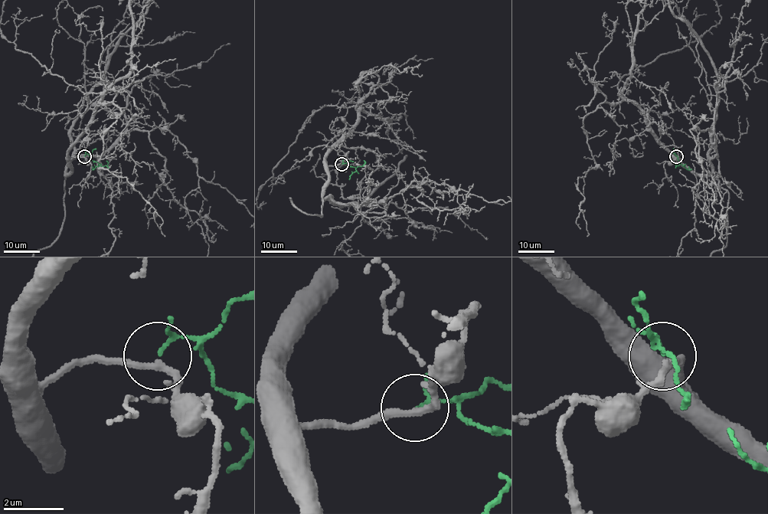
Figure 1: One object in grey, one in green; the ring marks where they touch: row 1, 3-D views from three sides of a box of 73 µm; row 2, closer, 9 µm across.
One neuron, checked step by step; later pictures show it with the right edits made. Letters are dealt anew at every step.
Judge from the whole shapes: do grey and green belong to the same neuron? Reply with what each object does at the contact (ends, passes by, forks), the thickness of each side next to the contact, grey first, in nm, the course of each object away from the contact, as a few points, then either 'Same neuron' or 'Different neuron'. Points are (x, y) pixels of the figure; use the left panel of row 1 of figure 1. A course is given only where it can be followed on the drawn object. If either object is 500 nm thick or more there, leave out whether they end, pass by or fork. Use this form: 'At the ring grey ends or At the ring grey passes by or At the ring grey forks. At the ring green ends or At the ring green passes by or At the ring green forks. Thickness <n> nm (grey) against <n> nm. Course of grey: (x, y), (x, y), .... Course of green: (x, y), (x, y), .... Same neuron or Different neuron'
At the ring grey passes by. At the ring green passes by. Thickness 240 nm (grey) against 90 nm. Course of grey: (84, 156), (70, 160), (65, 176), (60, 235), (36, 250). Course of green: (84, 156), (87, 153), (91, 160), (102, 166), (107, 165), (106, 161). Same neuron

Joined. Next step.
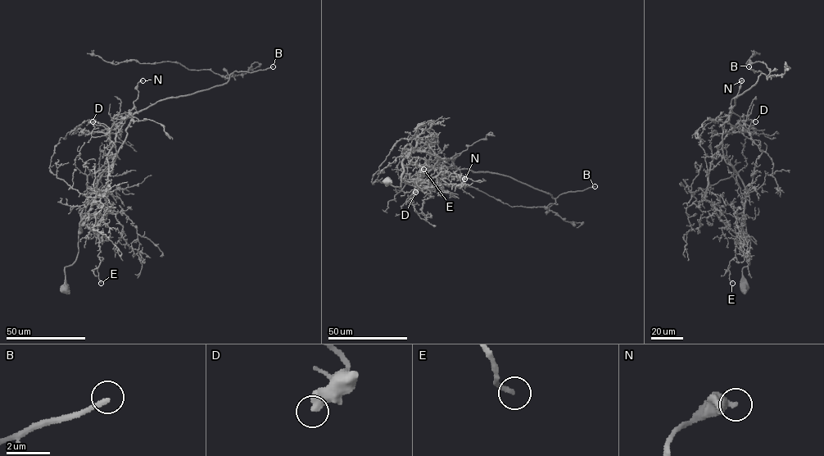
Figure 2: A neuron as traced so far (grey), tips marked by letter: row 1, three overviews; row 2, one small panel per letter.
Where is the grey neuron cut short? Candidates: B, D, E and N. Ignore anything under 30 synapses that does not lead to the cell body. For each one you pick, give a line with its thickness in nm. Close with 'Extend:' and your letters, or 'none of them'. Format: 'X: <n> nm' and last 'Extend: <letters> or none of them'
B: 280 nm
Extend: B

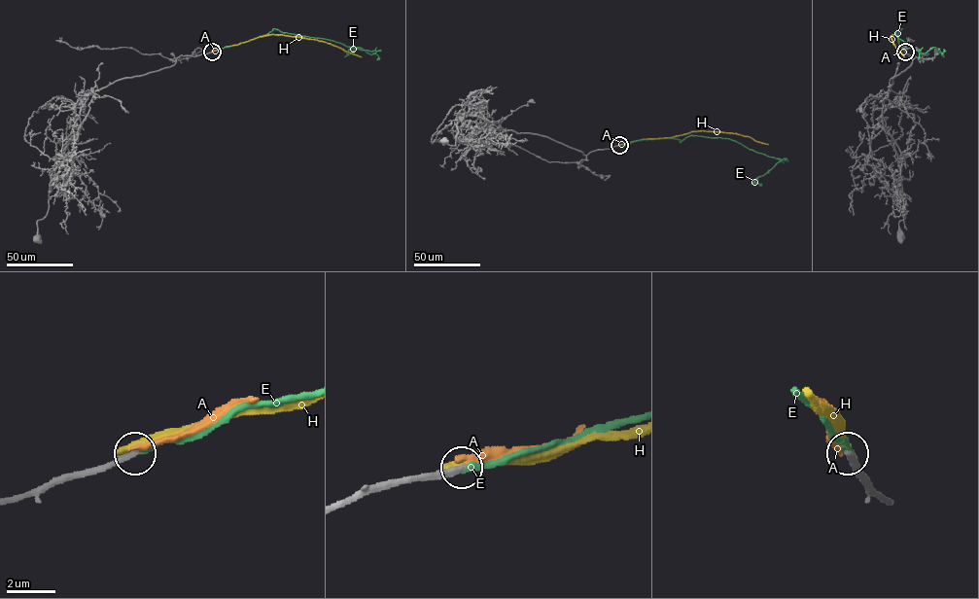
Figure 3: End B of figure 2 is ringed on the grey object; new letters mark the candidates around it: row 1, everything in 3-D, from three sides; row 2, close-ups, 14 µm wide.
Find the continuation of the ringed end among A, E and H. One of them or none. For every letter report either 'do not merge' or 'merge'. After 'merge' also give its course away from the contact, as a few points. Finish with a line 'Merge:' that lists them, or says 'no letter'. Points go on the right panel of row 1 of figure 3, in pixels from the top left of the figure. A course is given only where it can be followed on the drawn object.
A: do not merge
E: merge | via (904, 52), (899, 45), (898, 29), (898, 38), (922, 54), (934, 47), (942, 53), (945, 51)
H: do not merge
Merge: E

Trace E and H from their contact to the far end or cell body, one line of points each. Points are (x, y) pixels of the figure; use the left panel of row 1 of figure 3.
E: (213, 52), (267, 34), (273, 28), (376, 52), (370, 54), (357, 47), (346, 52), (355, 51)
H: (212, 52), (259, 37), (283, 34), (324, 41), (361, 56)

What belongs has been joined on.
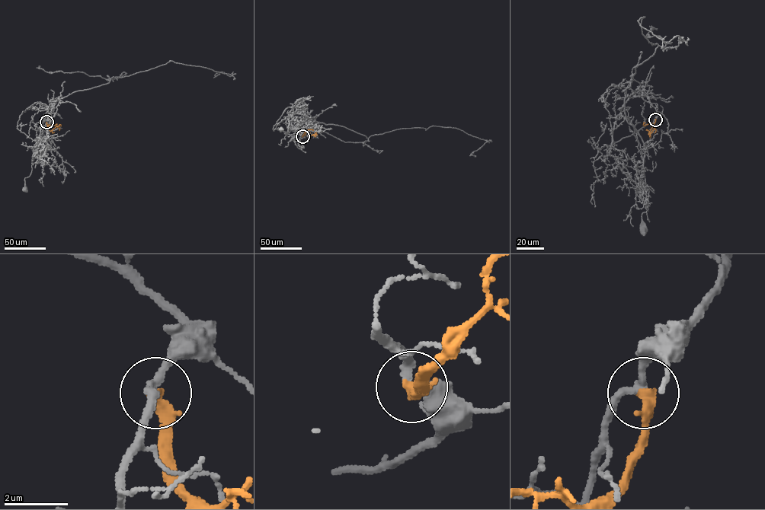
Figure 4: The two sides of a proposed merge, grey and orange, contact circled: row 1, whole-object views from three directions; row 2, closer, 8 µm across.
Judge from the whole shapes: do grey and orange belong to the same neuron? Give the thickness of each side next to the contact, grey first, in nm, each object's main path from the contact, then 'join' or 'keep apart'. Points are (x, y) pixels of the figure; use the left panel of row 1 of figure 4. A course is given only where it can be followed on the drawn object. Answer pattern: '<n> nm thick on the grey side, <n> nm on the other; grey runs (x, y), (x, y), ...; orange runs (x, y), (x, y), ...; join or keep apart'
240 nm thick on the grey side, 380 nm on the other; grey runs (46, 122), (41, 136), (46, 141), (46, 150), (32, 160), (32, 171), (24, 179), (24, 189); orange runs (46, 122), (49, 130), (56, 126), (59, 130); keep apart

